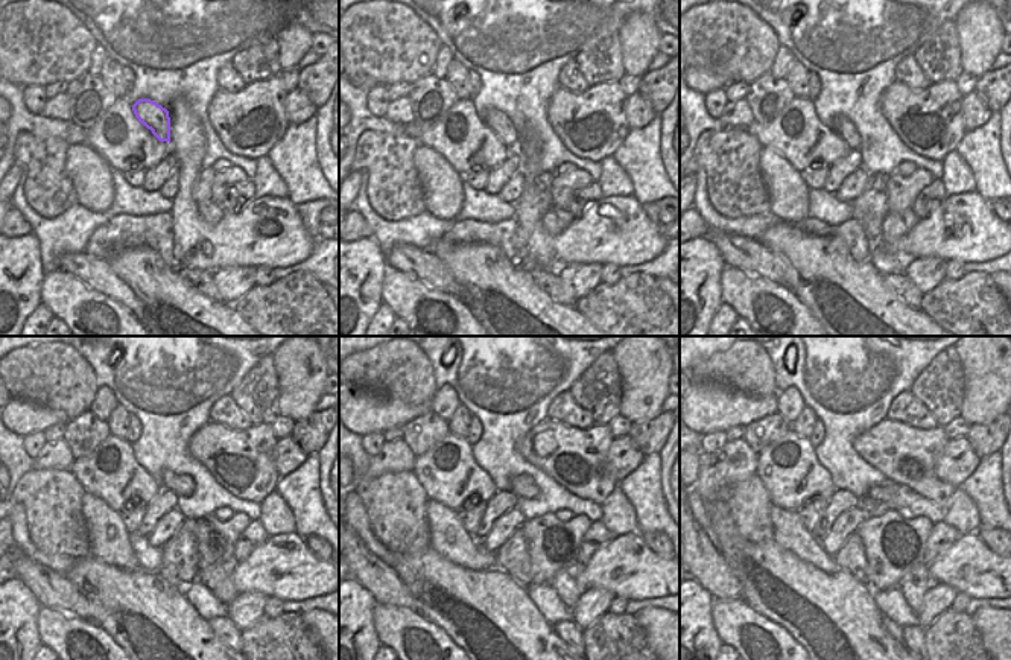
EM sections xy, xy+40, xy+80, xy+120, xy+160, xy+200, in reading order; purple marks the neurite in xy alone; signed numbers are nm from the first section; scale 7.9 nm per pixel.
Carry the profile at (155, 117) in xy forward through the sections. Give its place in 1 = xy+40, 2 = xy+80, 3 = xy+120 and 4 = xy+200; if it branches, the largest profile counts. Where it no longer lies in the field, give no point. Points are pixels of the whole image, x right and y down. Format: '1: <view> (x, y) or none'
1: xy+40 (497, 120)
2: xy+80 (843, 126)
3: xy+120 (181, 485)
4: xy+200 (888, 490)

